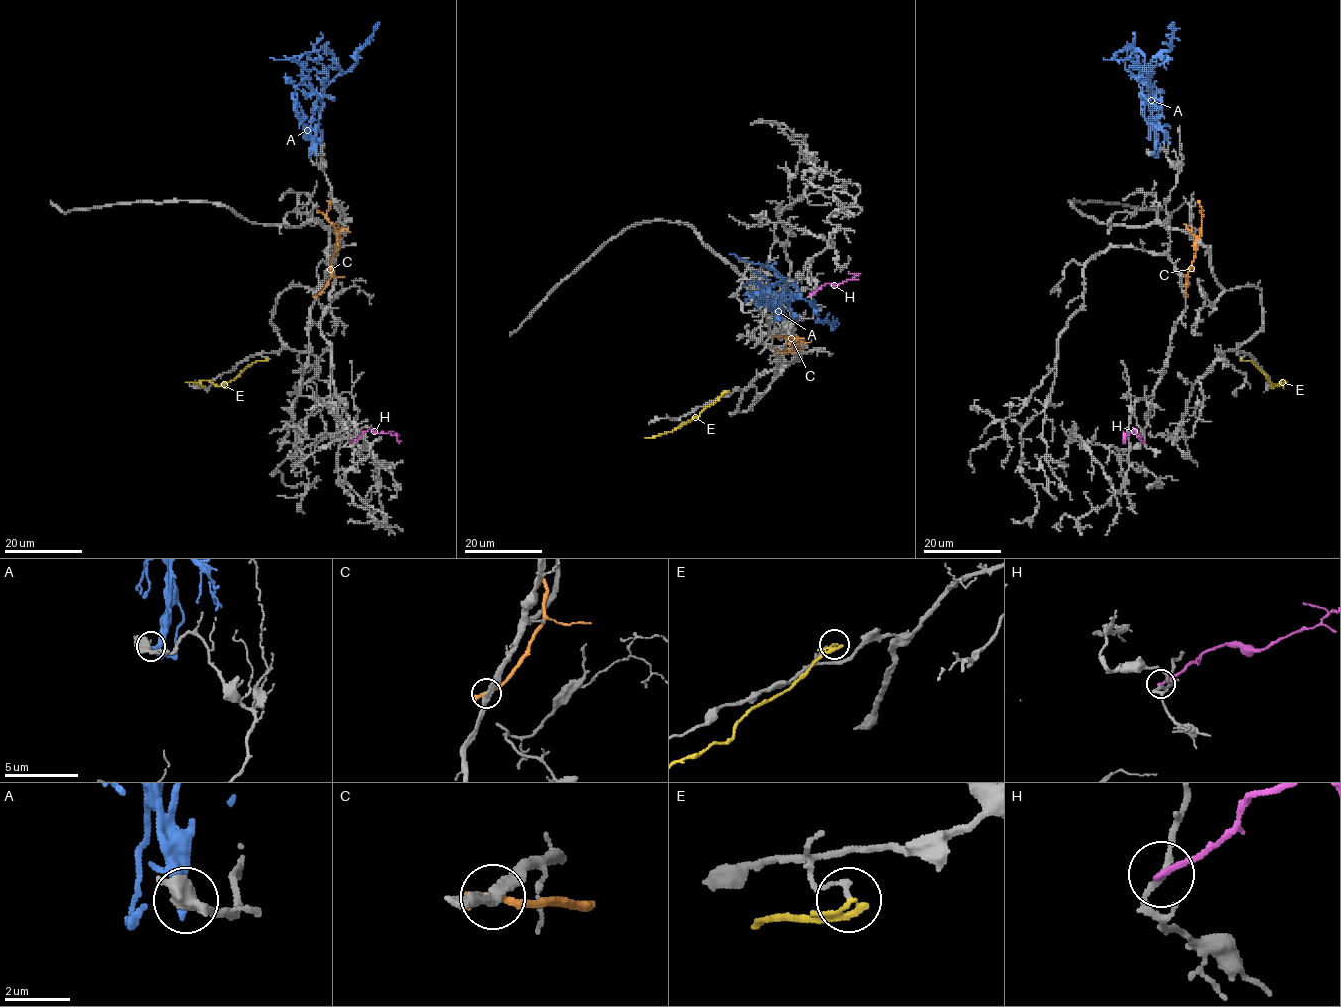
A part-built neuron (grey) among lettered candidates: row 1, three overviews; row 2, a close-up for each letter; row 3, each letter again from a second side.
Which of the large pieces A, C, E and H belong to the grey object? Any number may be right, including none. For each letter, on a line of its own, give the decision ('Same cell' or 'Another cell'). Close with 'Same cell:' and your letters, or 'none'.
A: Another cell
C: Another cell
E: Another cell
H: Another cell
Same cell: none

